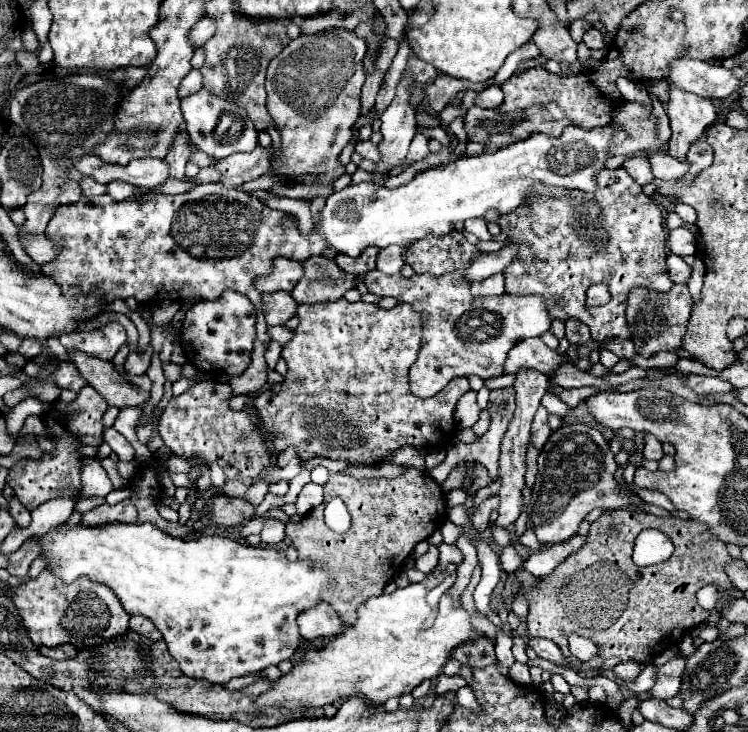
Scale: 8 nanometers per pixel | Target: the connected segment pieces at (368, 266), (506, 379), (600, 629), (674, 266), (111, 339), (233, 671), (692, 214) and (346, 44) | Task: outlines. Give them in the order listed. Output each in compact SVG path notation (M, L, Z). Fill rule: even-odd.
M374 247L364 249L362 255L356 257L356 259L338 253L338 255L336 255L336 263L338 263L338 267L342 267L346 273L352 273L352 275L358 275L358 277L360 277L360 275L364 275L364 273L368 273L368 271L372 271L372 269L376 267L378 251L380 251L380 249L374 249Z
M503 374L501 376L490 378L484 381L484 386L489 390L493 391L496 389L512 386L516 380L515 375Z
M612 509L602 513L602 517L598 521L594 521L590 525L588 531L588 543L572 553L570 557L566 557L550 575L542 577L538 581L538 585L532 589L530 597L530 611L526 617L528 623L528 635L530 637L544 637L554 641L562 653L568 657L568 661L572 663L574 669L594 669L594 667L604 667L604 669L612 669L618 663L626 663L626 661L634 661L634 663L648 663L650 657L656 659L666 647L672 649L674 645L680 643L680 639L684 635L688 635L694 627L702 625L712 611L702 609L696 603L696 591L704 585L716 585L718 593L726 593L726 589L730 587L730 579L726 575L726 563L730 563L732 557L726 549L726 545L714 537L708 535L706 527L700 525L698 521L684 521L684 519L676 519L676 517L656 517L656 515L648 515L636 509ZM644 529L658 529L664 535L668 535L668 539L674 543L674 553L668 561L654 565L654 567L638 567L632 563L632 547L634 547L634 539L638 537L640 531ZM570 633L578 633L582 637L590 637L600 645L600 653L582 663L578 661L570 649L568 649L568 641L566 637Z
M668 253L668 257L666 257L666 265L668 265L670 279L672 279L674 283L686 283L686 279L688 279L690 273L692 273L690 265L686 265L676 253Z
M110 321L104 327L98 327L94 331L60 335L60 343L68 349L84 351L86 355L112 361L118 349L126 343L126 331L118 321Z
M150 523L56 527L42 537L42 549L50 559L50 571L66 583L88 575L92 581L110 587L126 613L150 617L164 635L168 651L180 663L180 669L190 677L210 683L228 683L234 677L244 677L292 659L302 639L296 617L304 609L316 607L322 601L322 593L334 587L334 575L320 561L290 561L274 547L250 547L216 535L186 541L170 537Z
M678 203L676 207L674 207L674 211L678 213L678 217L684 221L684 223L688 223L688 225L692 225L692 223L696 223L696 211L690 207L690 205L684 205L684 203Z
M328 29L322 33L300 35L290 41L278 57L268 65L266 73L266 107L272 115L278 131L282 135L282 151L274 151L272 157L272 175L282 183L300 183L300 175L316 175L318 183L332 183L344 173L344 167L338 165L338 155L350 143L350 127L360 115L360 89L364 85L364 67L362 59L366 55L366 43L354 31L348 29Z

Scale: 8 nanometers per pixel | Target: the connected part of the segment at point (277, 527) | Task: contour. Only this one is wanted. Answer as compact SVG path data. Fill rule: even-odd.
M266 519L260 531L262 545L276 545L284 539L284 523L278 519Z

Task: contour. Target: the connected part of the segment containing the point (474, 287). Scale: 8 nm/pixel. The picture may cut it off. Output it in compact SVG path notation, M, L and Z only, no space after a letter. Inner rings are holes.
M496 273L496 275L490 275L484 281L476 281L476 283L470 285L470 291L474 293L474 297L480 297L480 295L502 295L504 293L504 275Z

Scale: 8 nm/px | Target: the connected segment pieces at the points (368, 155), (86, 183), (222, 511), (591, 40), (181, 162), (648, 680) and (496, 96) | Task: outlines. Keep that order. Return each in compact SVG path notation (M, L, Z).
M372 141L358 143L358 145L356 145L356 153L360 153L364 159L370 159L370 161L374 161L374 163L378 163L378 161L380 161L378 147L376 147Z
M84 177L78 185L82 187L82 195L84 197L98 197L98 195L104 195L106 193L106 185L94 181L92 177Z
M216 497L212 501L212 507L208 509L210 521L220 525L220 527L232 527L232 525L244 525L244 521L252 519L256 513L256 507L242 499L232 499L232 501L222 501L228 497Z
M592 27L590 31L584 33L584 45L588 49L606 49L606 45L602 41L602 33L596 27Z
M180 131L180 133L176 133L172 147L170 147L170 153L166 155L166 161L170 163L170 177L184 179L184 169L186 169L188 159L190 159L188 135L184 131Z
M648 663L642 669L642 673L636 677L636 681L630 685L630 689L636 693L646 693L654 687L654 681L656 681L656 667L652 663Z
M494 85L494 87L486 87L486 89L478 95L476 105L478 105L478 107L486 107L486 109L496 109L496 107L502 105L502 101L504 101L504 93L502 93L500 87Z

